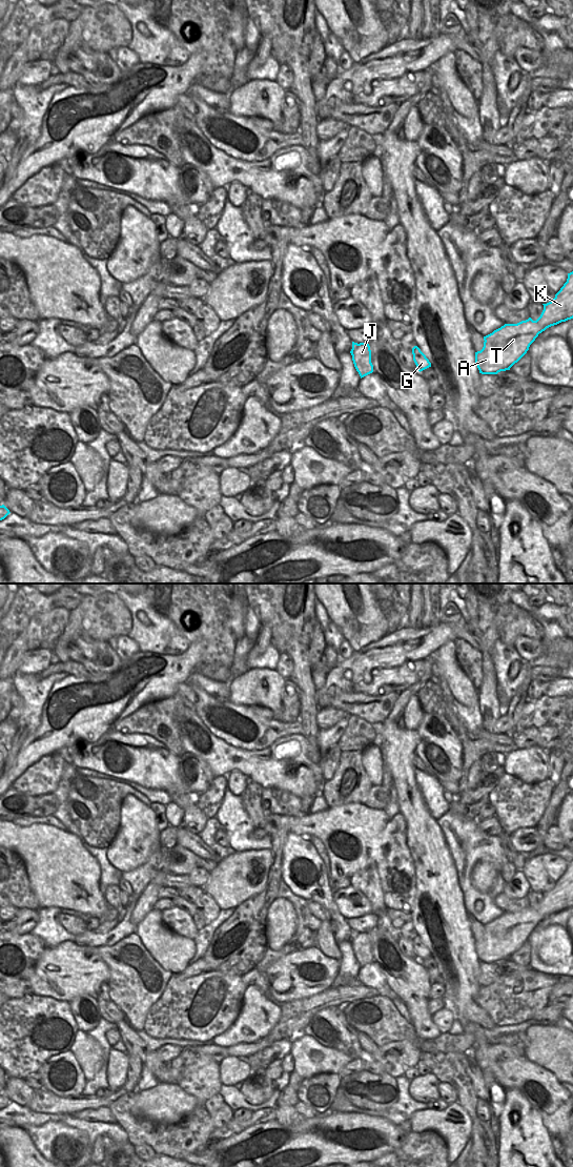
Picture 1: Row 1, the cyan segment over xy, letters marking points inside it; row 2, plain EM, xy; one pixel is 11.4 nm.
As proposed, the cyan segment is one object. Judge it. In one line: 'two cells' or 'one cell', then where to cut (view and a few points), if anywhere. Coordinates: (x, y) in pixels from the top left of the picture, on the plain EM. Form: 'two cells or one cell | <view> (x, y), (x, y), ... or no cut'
one cell | no cut

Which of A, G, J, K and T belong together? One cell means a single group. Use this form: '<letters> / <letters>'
A G J K T

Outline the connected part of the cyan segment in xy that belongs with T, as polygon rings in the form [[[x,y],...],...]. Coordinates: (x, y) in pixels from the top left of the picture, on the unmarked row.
[[[573,860],[568,862],[567,871],[555,883],[555,886],[551,890],[543,894],[544,899],[536,909],[529,906],[517,913],[505,913],[492,922],[484,925],[483,938],[475,941],[475,951],[479,962],[497,963],[500,960],[510,959],[527,942],[530,934],[539,922],[551,915],[573,907]]]

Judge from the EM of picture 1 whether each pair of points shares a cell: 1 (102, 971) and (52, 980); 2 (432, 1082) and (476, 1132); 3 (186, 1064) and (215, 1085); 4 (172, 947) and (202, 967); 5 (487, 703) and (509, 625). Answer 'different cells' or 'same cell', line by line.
1: same cell
2: different cells
3: same cell
4: different cells
5: different cells

